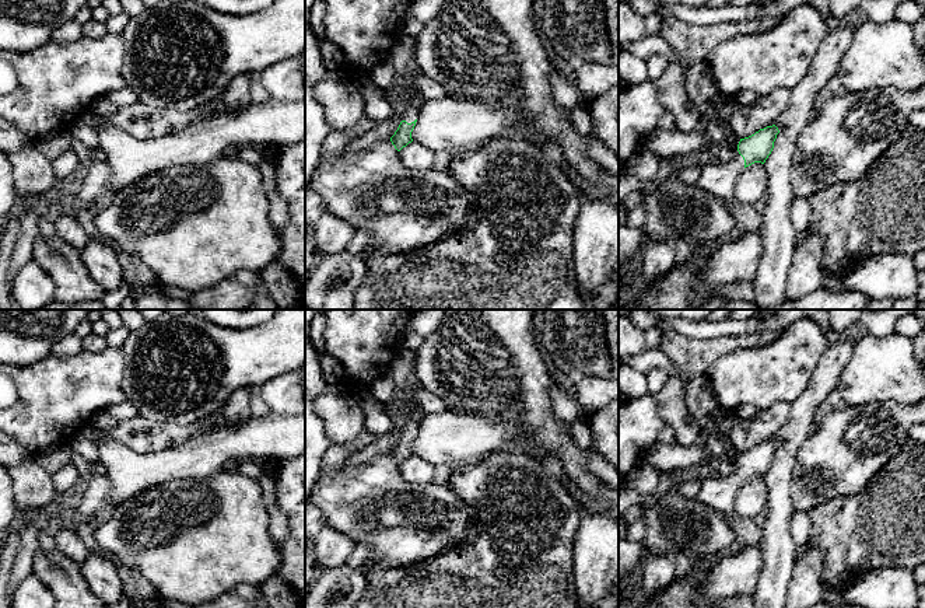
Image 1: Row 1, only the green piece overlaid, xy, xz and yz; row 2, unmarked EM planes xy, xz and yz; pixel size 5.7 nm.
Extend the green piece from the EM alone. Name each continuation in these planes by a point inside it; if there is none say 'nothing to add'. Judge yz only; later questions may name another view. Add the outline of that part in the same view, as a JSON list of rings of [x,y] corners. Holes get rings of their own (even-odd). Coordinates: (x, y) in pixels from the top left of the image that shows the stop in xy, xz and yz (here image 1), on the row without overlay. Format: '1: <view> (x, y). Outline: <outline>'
1: yz (717, 492). Outline: [[[736,465],[729,476],[705,476],[695,500],[729,518],[733,516],[733,497],[743,483],[744,474]]]

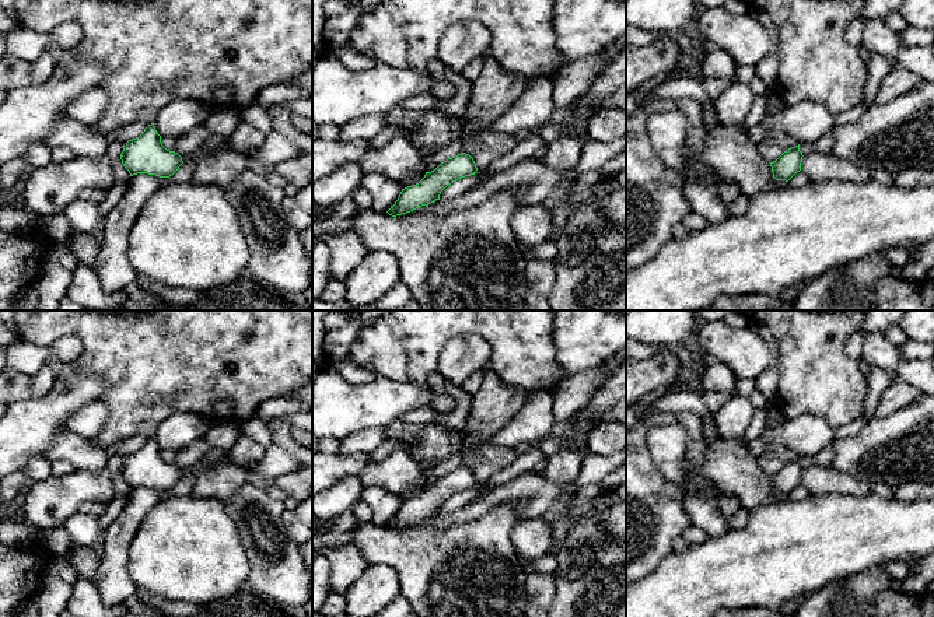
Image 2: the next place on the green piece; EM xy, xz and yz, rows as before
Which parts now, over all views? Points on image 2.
nothing to add

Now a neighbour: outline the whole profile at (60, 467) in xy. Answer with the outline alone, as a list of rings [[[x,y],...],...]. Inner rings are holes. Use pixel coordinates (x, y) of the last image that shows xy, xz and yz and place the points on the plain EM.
[[[56,460],[52,463],[52,476],[67,476],[76,469],[67,460]]]

